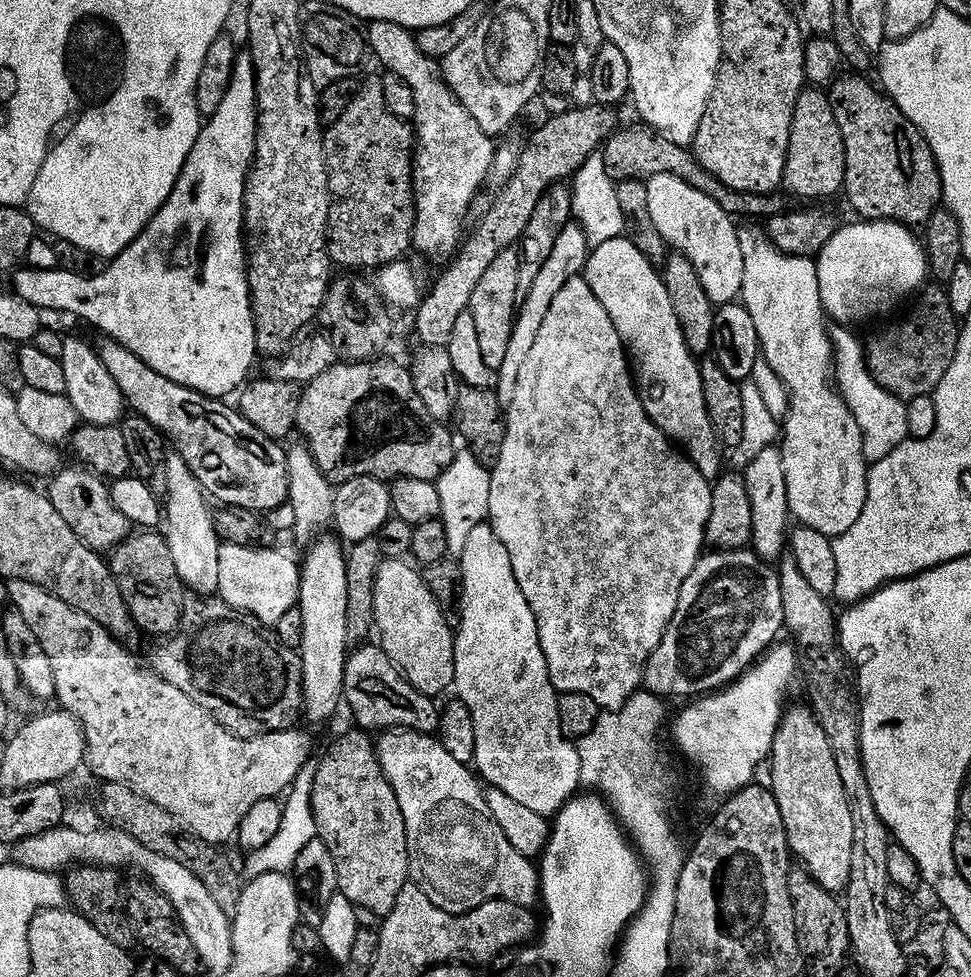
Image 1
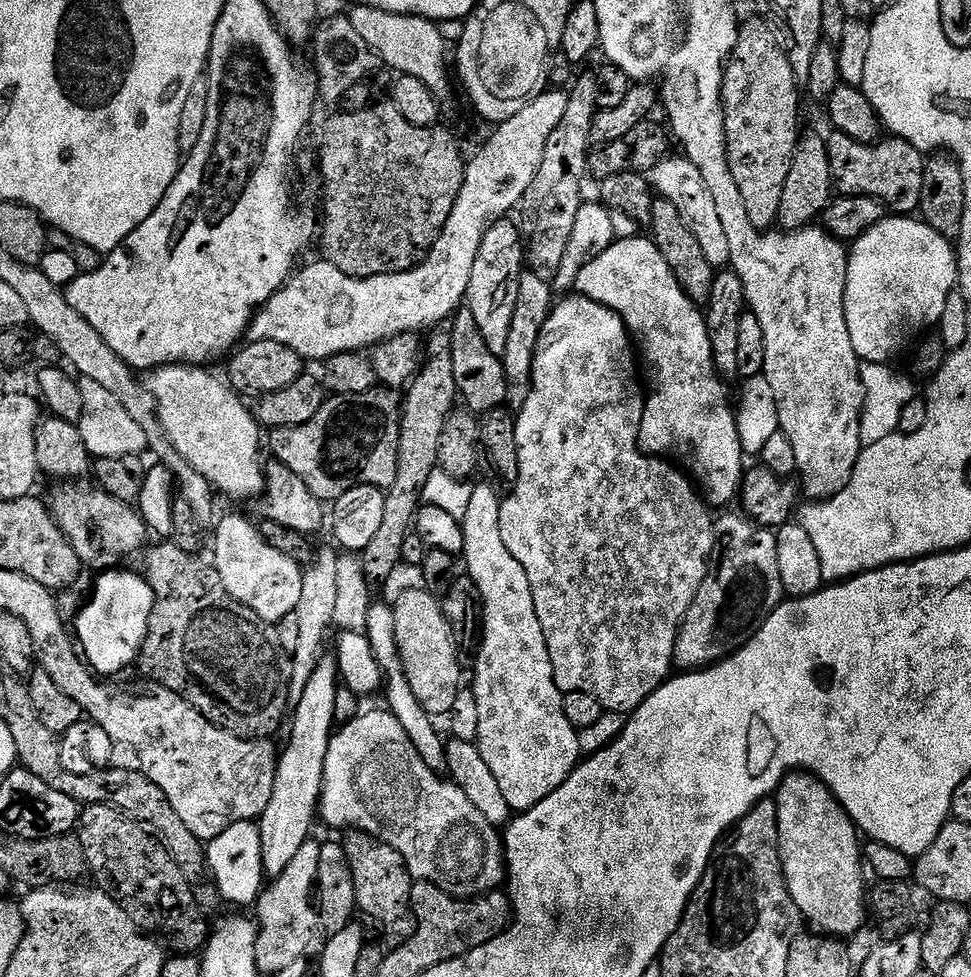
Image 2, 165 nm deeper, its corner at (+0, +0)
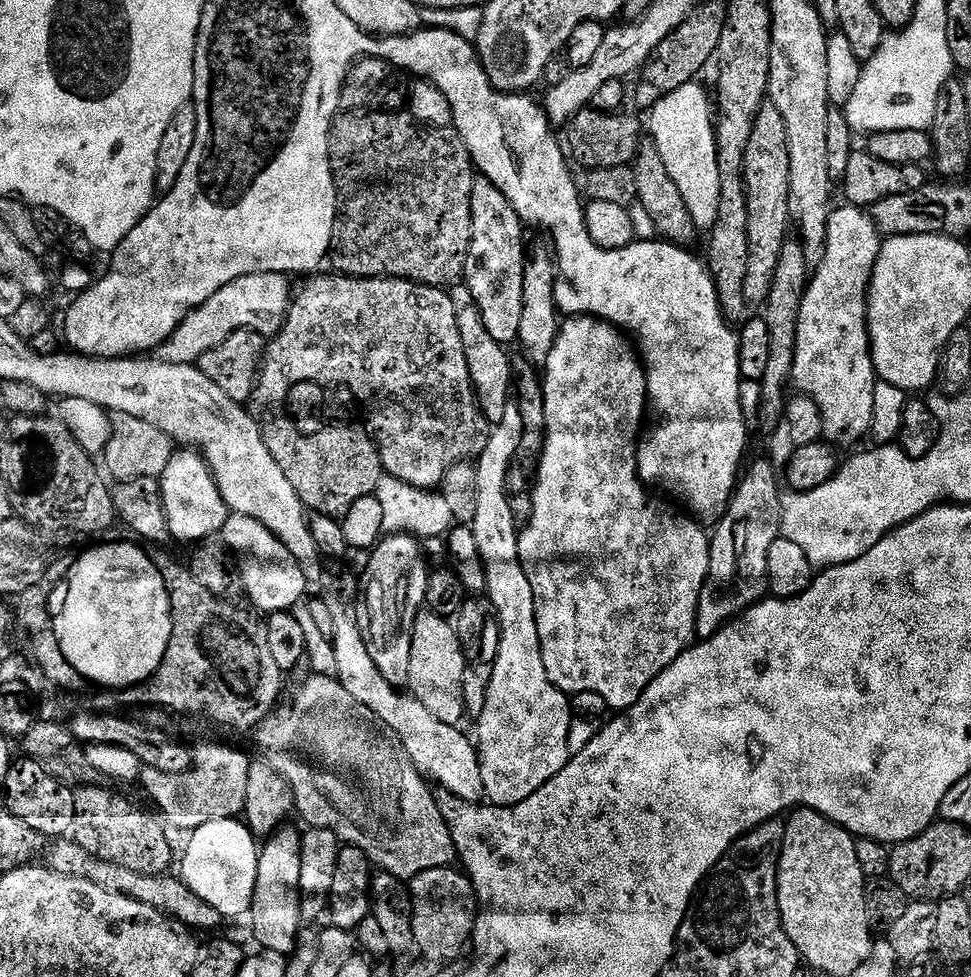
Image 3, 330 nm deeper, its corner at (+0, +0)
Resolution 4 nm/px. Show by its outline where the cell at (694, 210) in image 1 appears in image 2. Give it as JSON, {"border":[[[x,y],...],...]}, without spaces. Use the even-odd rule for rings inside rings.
{"border":[[[683,154],[669,155],[658,166],[654,166],[650,173],[650,183],[657,197],[674,202],[678,214],[686,222],[686,226],[698,238],[698,246],[702,246],[702,254],[706,254],[706,262],[717,270],[729,267],[730,245],[726,233],[722,231],[722,221],[718,218],[718,209],[714,206],[714,197],[710,195],[710,186],[698,174],[698,166],[690,162]]]}

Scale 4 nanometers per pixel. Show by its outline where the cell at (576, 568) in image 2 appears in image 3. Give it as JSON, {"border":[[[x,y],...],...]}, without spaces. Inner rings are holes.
{"border":[[[574,316],[565,319],[554,342],[554,350],[550,350],[550,358],[542,365],[542,379],[546,402],[544,453],[540,466],[534,473],[532,517],[526,527],[518,532],[520,561],[534,590],[542,662],[546,662],[546,674],[550,682],[563,692],[602,694],[609,709],[627,710],[636,705],[638,698],[642,698],[650,682],[654,682],[654,678],[658,678],[658,674],[662,674],[662,670],[672,665],[684,653],[684,649],[693,643],[696,636],[696,611],[710,566],[710,536],[707,531],[704,533],[700,529],[703,527],[691,515],[685,514],[679,507],[671,508],[668,504],[659,504],[658,501],[651,500],[648,497],[649,489],[638,474],[636,449],[646,424],[646,409],[649,407],[648,375],[644,372],[641,357],[633,341],[621,329],[606,320],[598,320],[595,316]]]}

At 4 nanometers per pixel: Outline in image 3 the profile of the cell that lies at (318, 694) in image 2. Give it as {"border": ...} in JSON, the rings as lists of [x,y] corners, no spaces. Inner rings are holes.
{"border":[[[286,826],[263,841],[258,858],[258,878],[254,882],[254,898],[250,909],[252,932],[265,953],[284,958],[296,949],[302,927],[301,878],[302,832],[301,829]]]}

